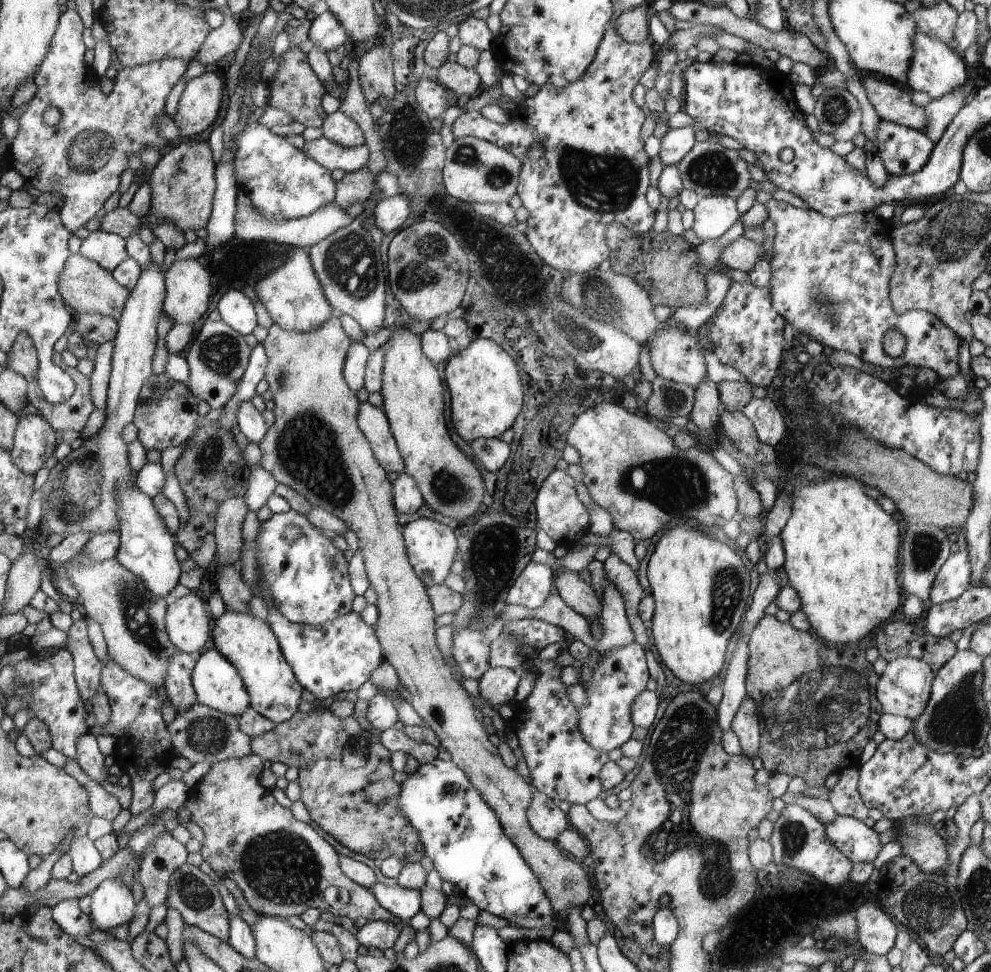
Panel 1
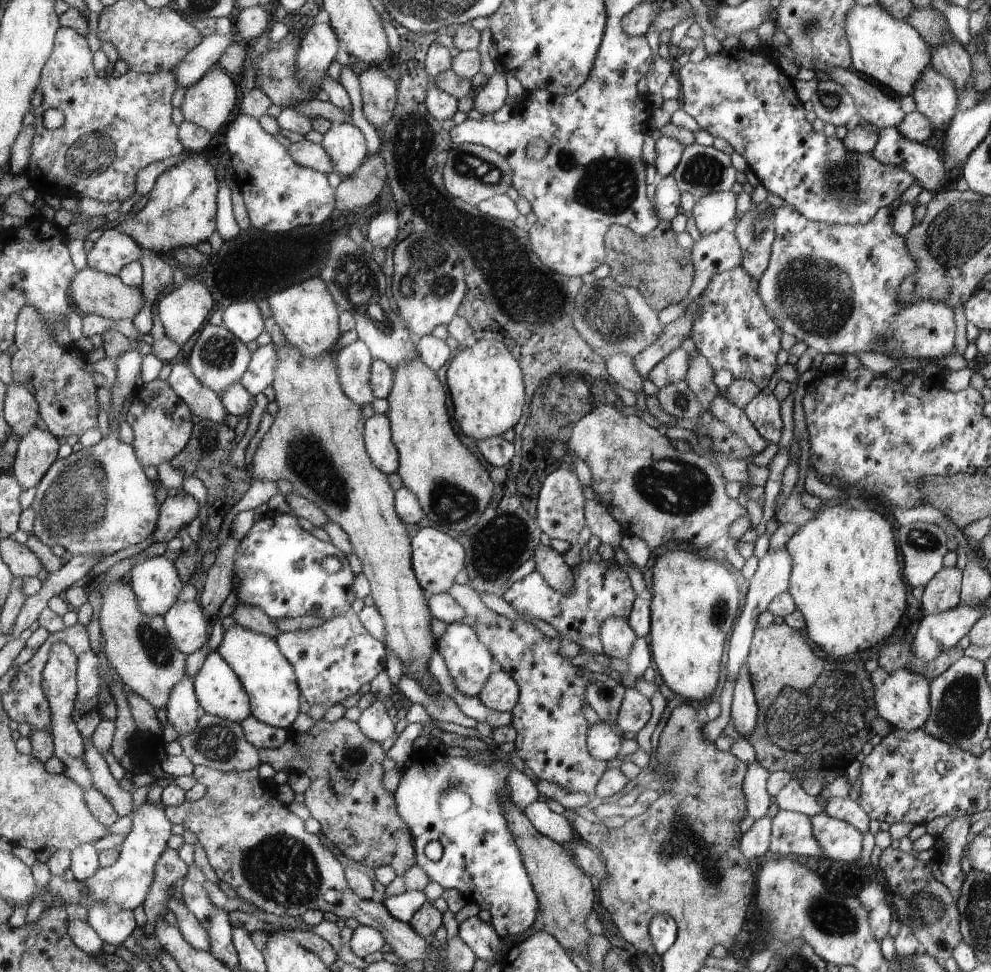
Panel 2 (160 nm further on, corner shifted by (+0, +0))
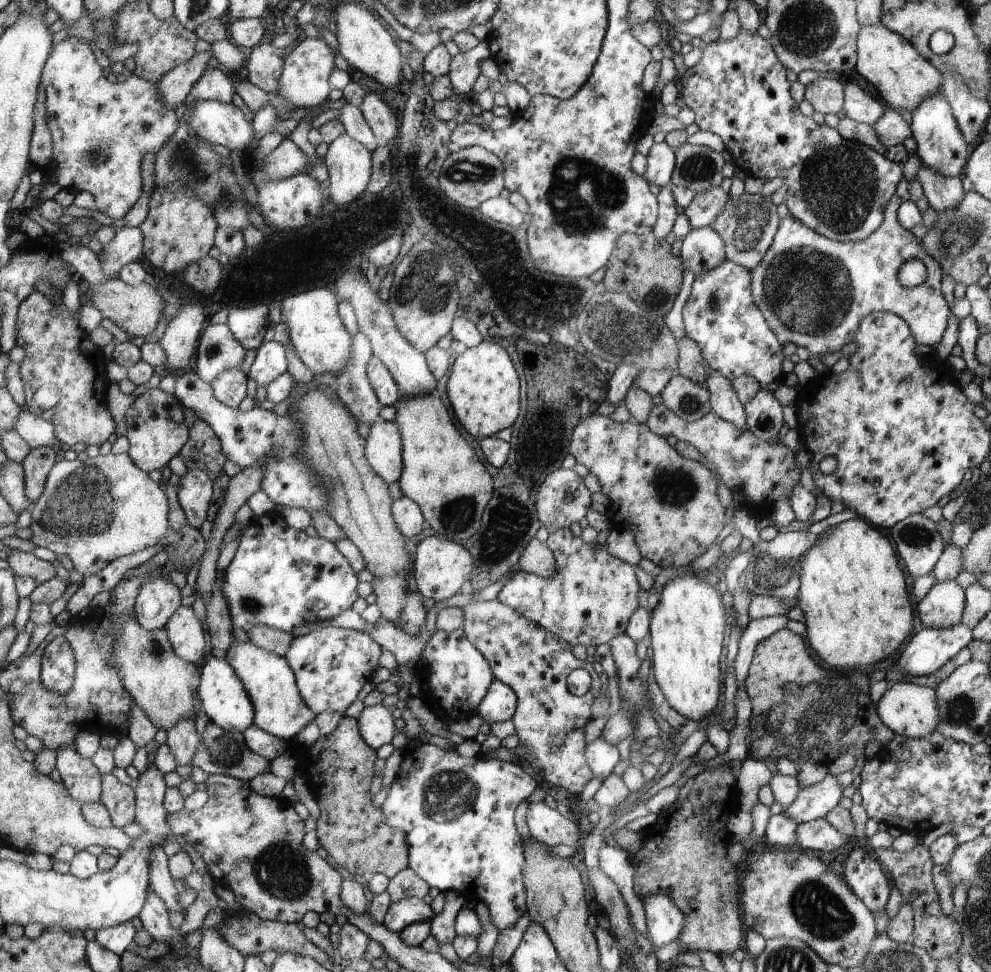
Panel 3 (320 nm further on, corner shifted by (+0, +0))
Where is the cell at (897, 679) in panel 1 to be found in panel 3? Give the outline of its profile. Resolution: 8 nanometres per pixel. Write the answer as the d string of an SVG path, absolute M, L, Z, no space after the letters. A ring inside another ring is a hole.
M903 680L888 687L880 702L876 704L876 711L880 721L892 733L907 738L924 738L926 734L936 731L938 720L940 720L935 690Z

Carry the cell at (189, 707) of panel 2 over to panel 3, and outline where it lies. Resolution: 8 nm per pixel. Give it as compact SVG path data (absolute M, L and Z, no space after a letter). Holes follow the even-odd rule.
M182 718L177 726L168 730L167 746L172 750L176 765L190 764L200 746L200 736L196 731L195 718Z

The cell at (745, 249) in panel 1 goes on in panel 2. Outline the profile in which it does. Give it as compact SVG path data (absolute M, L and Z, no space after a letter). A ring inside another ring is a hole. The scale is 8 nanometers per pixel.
M722 228L715 233L701 235L700 239L695 241L690 251L691 261L695 268L692 286L688 294L680 302L667 306L659 312L659 319L663 325L670 324L678 320L681 316L684 316L688 305L702 294L705 286L709 283L709 278L722 271L732 270L736 265L740 265L743 255L737 238L728 228Z

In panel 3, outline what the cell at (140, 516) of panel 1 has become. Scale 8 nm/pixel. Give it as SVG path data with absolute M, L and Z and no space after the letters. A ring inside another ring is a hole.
M166 574L162 576L152 576L148 582L142 582L142 589L138 592L136 605L134 606L134 615L137 622L141 624L145 630L164 629L167 626L170 618L177 613L178 606L180 606L180 592L178 586L172 582L170 578L166 578Z

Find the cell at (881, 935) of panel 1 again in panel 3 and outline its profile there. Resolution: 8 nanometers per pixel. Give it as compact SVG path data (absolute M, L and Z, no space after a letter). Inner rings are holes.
M861 847L850 852L844 864L842 878L851 892L872 912L886 912L890 895L890 882L876 858Z

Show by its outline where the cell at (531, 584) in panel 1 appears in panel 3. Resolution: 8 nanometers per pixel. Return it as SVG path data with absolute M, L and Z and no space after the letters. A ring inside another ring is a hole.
M569 528L550 534L546 543L555 549L558 572L552 578L516 572L508 578L497 600L513 607L527 620L537 623L570 646L610 643L626 631L630 616L638 609L640 586L636 567L608 552L607 546L586 543Z

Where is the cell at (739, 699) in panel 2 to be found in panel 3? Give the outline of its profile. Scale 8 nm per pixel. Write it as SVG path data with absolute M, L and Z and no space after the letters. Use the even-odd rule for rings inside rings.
M772 616L760 618L759 620L751 620L748 627L745 629L742 638L739 640L739 650L734 660L734 673L736 684L746 686L746 678L750 672L750 666L754 659L755 647L760 640L769 638L772 634L776 634L778 630L786 627L789 618L787 616Z

